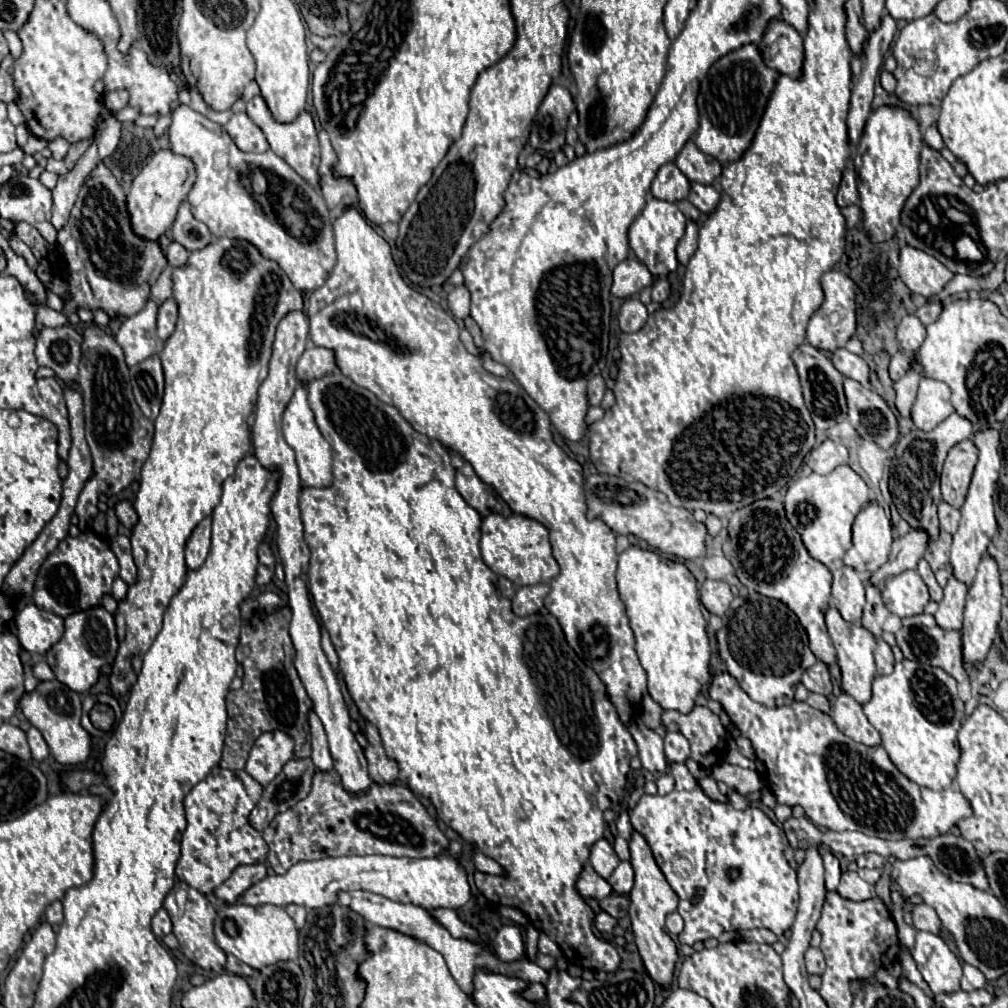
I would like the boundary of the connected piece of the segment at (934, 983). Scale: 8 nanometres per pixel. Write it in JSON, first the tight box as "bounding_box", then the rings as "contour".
{"bounding_box":[912,932,962,994],"contour":[[[918,932],[912,956],[934,994],[960,990],[962,964],[940,936],[932,932]]]}

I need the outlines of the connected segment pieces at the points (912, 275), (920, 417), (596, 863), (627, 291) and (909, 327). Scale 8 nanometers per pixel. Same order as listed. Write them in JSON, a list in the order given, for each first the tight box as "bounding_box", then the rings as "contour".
[{"bounding_box":[898,246,954,298],"contour":[[[902,246],[898,274],[912,292],[922,294],[924,298],[940,294],[942,288],[954,278],[954,274],[934,256],[912,246]]]},{"bounding_box":[912,378,954,432],"contour":[[[922,378],[916,402],[912,406],[912,420],[916,428],[928,432],[954,412],[950,404],[950,388],[944,382]]]},{"bounding_box":[590,838,620,878],"contour":[[[600,838],[594,846],[592,846],[592,852],[590,852],[590,864],[594,866],[594,870],[604,876],[604,878],[610,878],[610,874],[614,872],[614,868],[620,864],[612,844],[606,840],[606,838]]]},{"bounding_box":[610,258,654,298],"contour":[[[629,258],[614,268],[610,292],[616,298],[628,298],[632,294],[638,294],[642,288],[650,286],[652,282],[654,278],[650,276],[648,268],[644,268],[644,264],[640,264],[637,259]]]},{"bounding_box":[898,314,924,352],"contour":[[[908,314],[902,318],[902,322],[898,324],[898,342],[902,346],[902,350],[906,352],[916,352],[920,348],[920,344],[924,342],[924,324],[914,316],[914,314]]]}]

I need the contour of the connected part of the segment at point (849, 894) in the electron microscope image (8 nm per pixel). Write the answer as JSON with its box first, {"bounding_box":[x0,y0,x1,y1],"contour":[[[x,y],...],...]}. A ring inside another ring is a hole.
{"bounding_box":[838,870,874,900],"contour":[[[844,870],[842,872],[842,878],[840,878],[840,884],[838,884],[838,894],[848,898],[848,900],[868,900],[874,896],[874,886],[868,884],[866,880],[862,880],[856,872],[852,870]]]}

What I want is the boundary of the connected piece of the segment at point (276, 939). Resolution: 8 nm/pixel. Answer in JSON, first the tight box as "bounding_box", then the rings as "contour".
{"bounding_box":[214,904,298,970],"contour":[[[228,904],[218,912],[214,934],[218,946],[226,954],[234,954],[240,962],[260,970],[264,966],[296,960],[298,958],[298,928],[294,920],[286,914],[284,908],[264,904],[264,906],[246,906],[246,904]]]}

